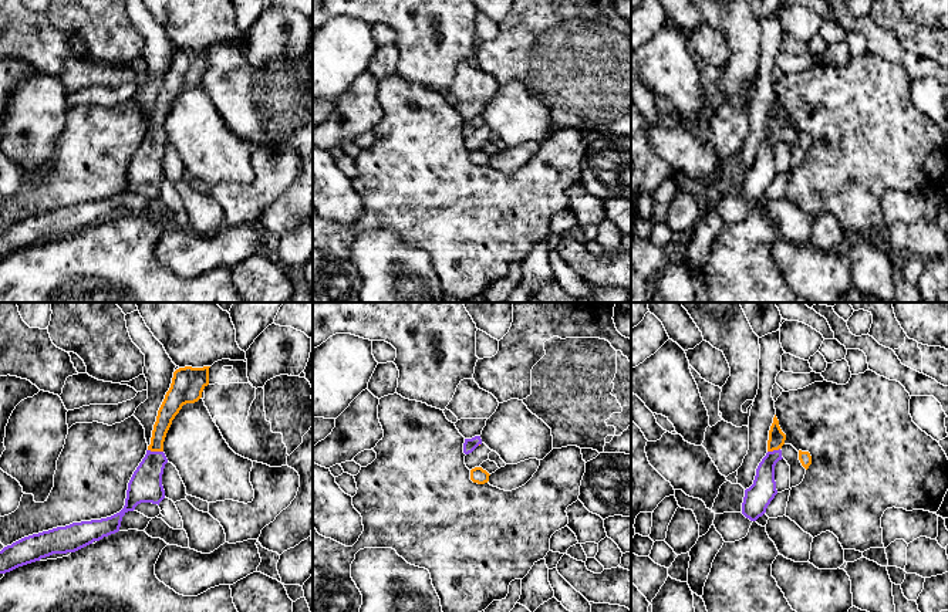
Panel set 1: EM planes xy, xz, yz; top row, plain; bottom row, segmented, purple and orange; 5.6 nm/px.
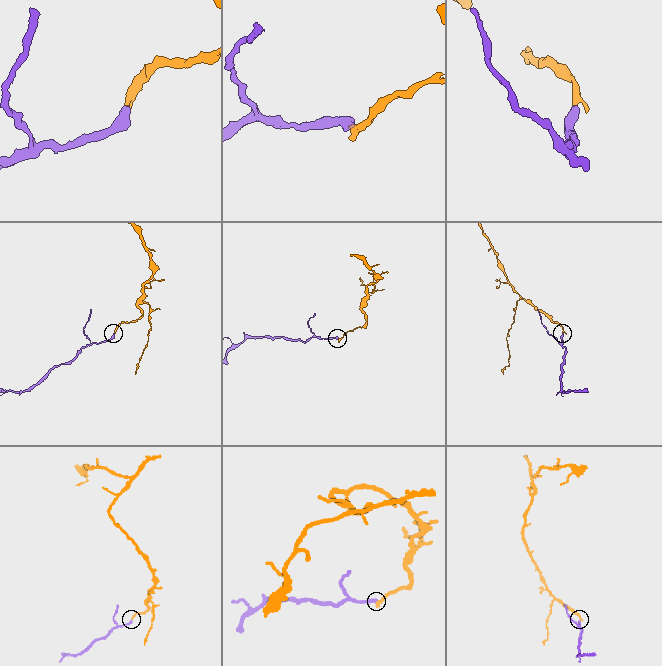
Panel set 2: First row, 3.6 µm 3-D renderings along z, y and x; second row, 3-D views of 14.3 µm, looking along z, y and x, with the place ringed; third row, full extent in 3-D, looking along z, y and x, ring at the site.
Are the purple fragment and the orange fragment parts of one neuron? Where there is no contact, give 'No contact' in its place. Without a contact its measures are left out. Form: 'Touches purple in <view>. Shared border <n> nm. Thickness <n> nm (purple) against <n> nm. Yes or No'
Touches purple in xy. Shared border 90 nm. Thickness 190 nm (purple) against 100 nm. Yes

